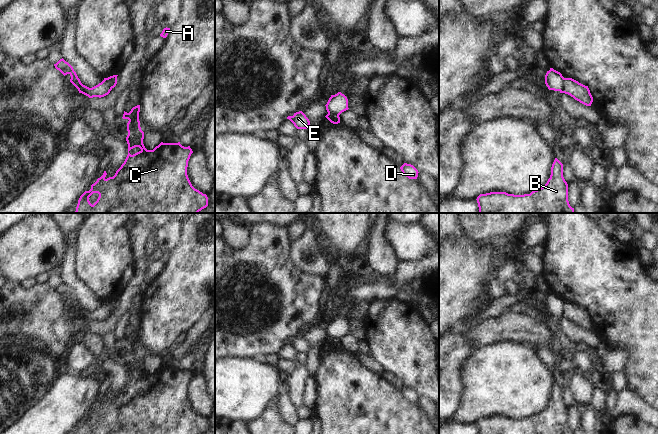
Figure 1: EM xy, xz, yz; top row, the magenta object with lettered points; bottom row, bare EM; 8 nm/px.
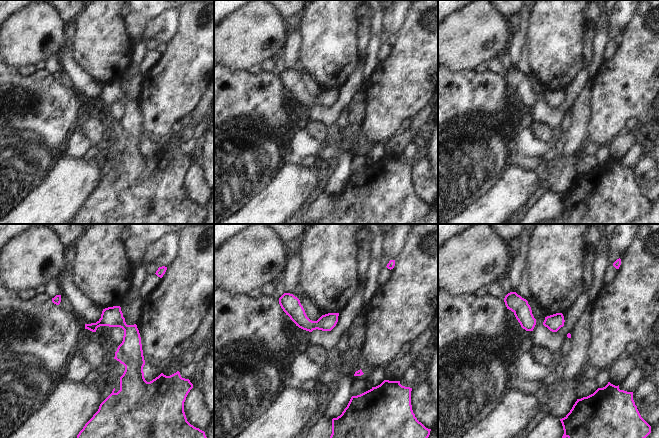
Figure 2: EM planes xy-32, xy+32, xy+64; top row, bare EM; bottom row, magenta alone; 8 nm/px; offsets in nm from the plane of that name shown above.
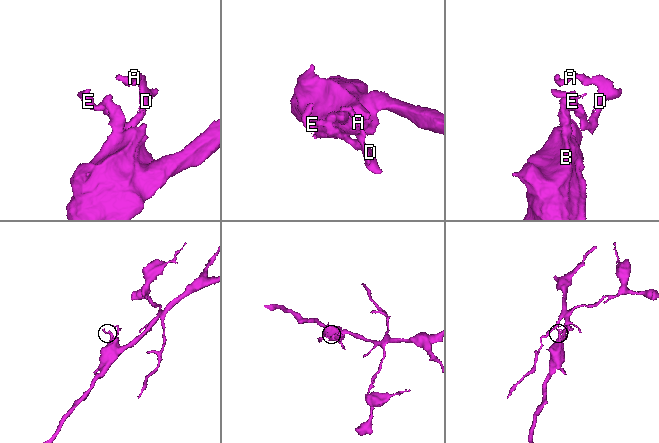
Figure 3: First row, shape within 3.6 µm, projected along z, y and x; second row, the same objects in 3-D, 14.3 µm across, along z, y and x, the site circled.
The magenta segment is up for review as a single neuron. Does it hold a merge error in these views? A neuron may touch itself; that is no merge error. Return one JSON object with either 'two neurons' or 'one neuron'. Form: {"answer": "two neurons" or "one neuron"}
{"answer": "two neurons"}

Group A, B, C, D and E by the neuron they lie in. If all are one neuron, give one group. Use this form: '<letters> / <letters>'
A D E / B C

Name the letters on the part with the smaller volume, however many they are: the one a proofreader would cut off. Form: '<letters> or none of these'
A, D, E

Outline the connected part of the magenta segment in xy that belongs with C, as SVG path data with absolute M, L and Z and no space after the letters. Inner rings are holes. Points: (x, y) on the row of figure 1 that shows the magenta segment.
M137 105L131 109L129 113L124 111L123 119L128 119L127 123L127 131L128 135L126 137L126 141L128 144L128 155L124 161L124 163L121 165L121 167L116 171L115 175L113 177L105 178L107 173L104 171L103 175L97 179L97 181L91 185L91 189L89 191L85 191L79 198L78 204L76 207L76 211L74 213L198 213L202 209L206 208L208 206L208 197L206 194L203 194L199 190L195 189L187 175L187 167L188 167L188 161L190 159L191 154L193 153L190 146L184 147L178 143L163 143L161 142L158 146L156 146L153 150L147 150L143 144L144 139L144 132L141 130L140 127L140 121L139 121L139 112L140 112L140 105ZM93 193L98 193L99 197L97 201L92 205L89 201L89 197Z

